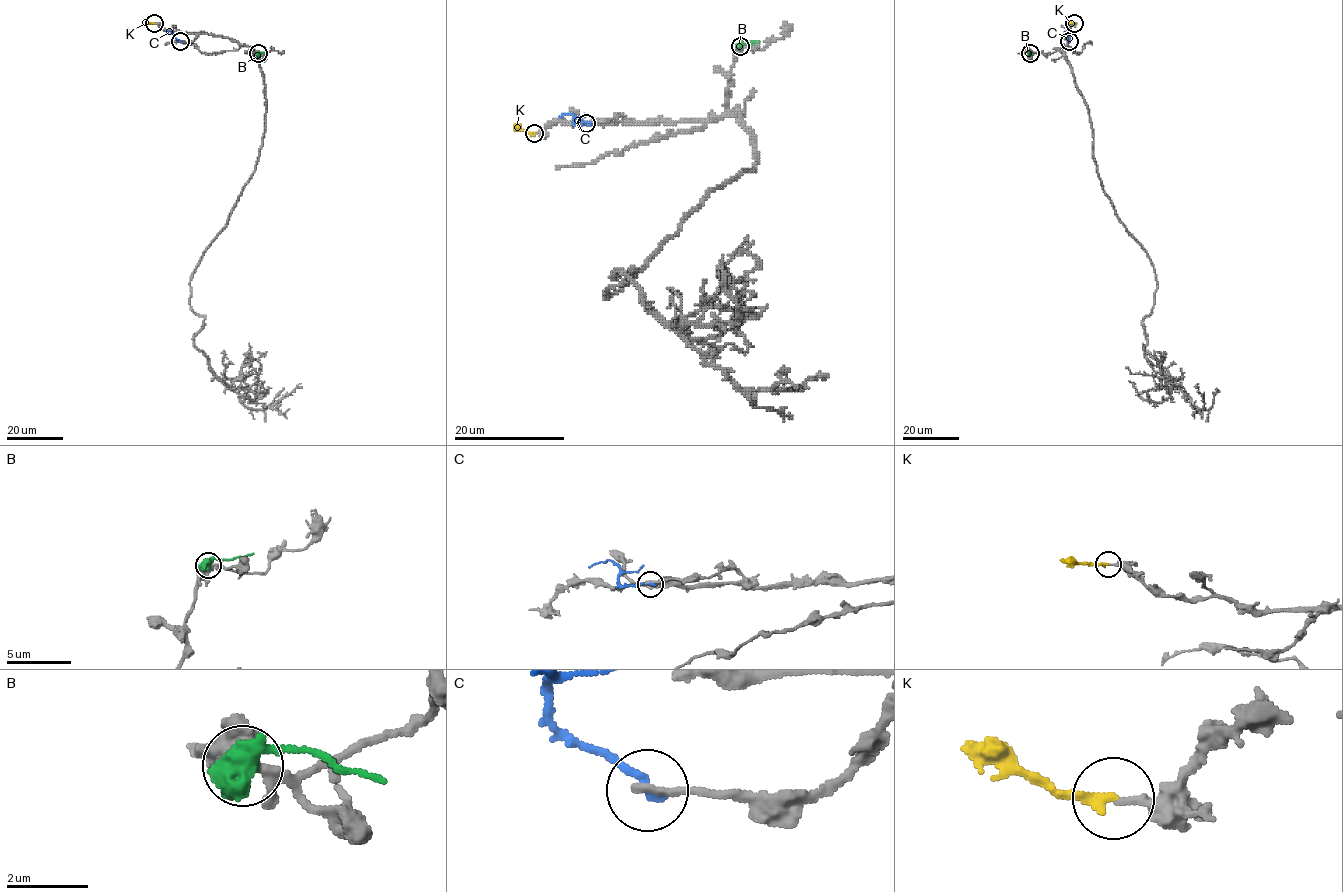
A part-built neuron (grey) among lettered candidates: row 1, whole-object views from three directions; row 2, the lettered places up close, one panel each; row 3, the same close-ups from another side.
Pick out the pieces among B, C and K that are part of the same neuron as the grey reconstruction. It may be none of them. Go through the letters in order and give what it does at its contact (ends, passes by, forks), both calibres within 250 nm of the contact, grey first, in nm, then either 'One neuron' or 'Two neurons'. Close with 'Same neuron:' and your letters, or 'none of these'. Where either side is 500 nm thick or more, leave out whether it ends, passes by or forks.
B: Thickness 360 nm (grey) against 750 nm. Two neurons
C: It ends there. Thickness 200 nm (grey) against 240 nm. Two neurons
K: It ends there. Thickness 240 nm (grey) against 240 nm. One neuron
Same neuron: K

